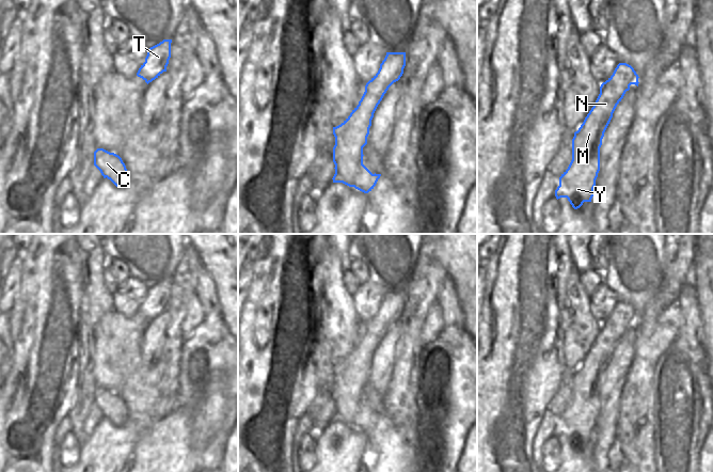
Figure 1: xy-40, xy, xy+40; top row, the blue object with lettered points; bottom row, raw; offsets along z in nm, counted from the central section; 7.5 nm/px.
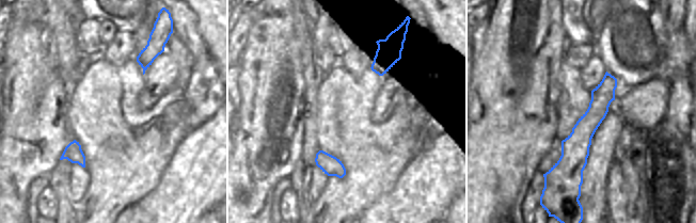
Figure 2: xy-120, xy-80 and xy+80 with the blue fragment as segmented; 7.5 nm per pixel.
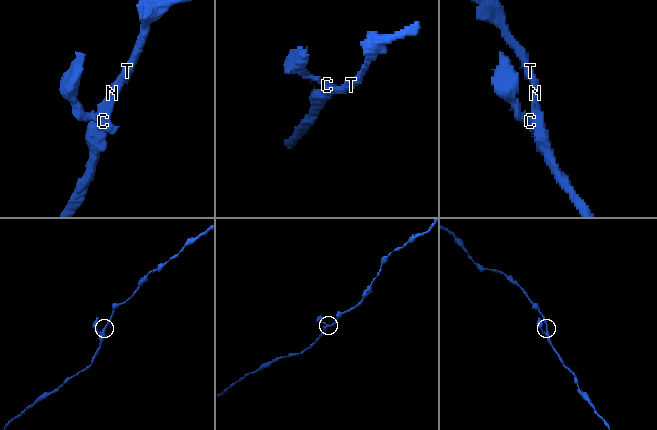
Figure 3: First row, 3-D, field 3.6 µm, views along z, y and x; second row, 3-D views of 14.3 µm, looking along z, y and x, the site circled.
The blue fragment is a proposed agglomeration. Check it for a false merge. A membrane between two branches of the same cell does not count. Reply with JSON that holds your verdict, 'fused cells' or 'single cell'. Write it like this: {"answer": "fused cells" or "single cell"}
{"answer": "fused cells"}

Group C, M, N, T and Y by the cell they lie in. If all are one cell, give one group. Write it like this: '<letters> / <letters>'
C / M N T Y

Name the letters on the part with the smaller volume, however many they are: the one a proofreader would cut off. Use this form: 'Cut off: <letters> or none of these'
Cut off: C

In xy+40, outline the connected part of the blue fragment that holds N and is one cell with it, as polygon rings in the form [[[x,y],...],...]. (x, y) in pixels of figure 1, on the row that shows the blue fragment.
[[[619,63],[613,75],[601,84],[600,94],[572,139],[572,160],[568,169],[559,177],[559,186],[555,190],[556,199],[567,198],[574,209],[580,208],[584,202],[591,202],[596,179],[600,171],[600,147],[604,132],[613,117],[617,105],[621,101],[631,84],[638,86],[638,75],[627,63]]]

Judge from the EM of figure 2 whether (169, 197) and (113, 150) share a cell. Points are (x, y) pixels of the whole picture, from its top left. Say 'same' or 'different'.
different

